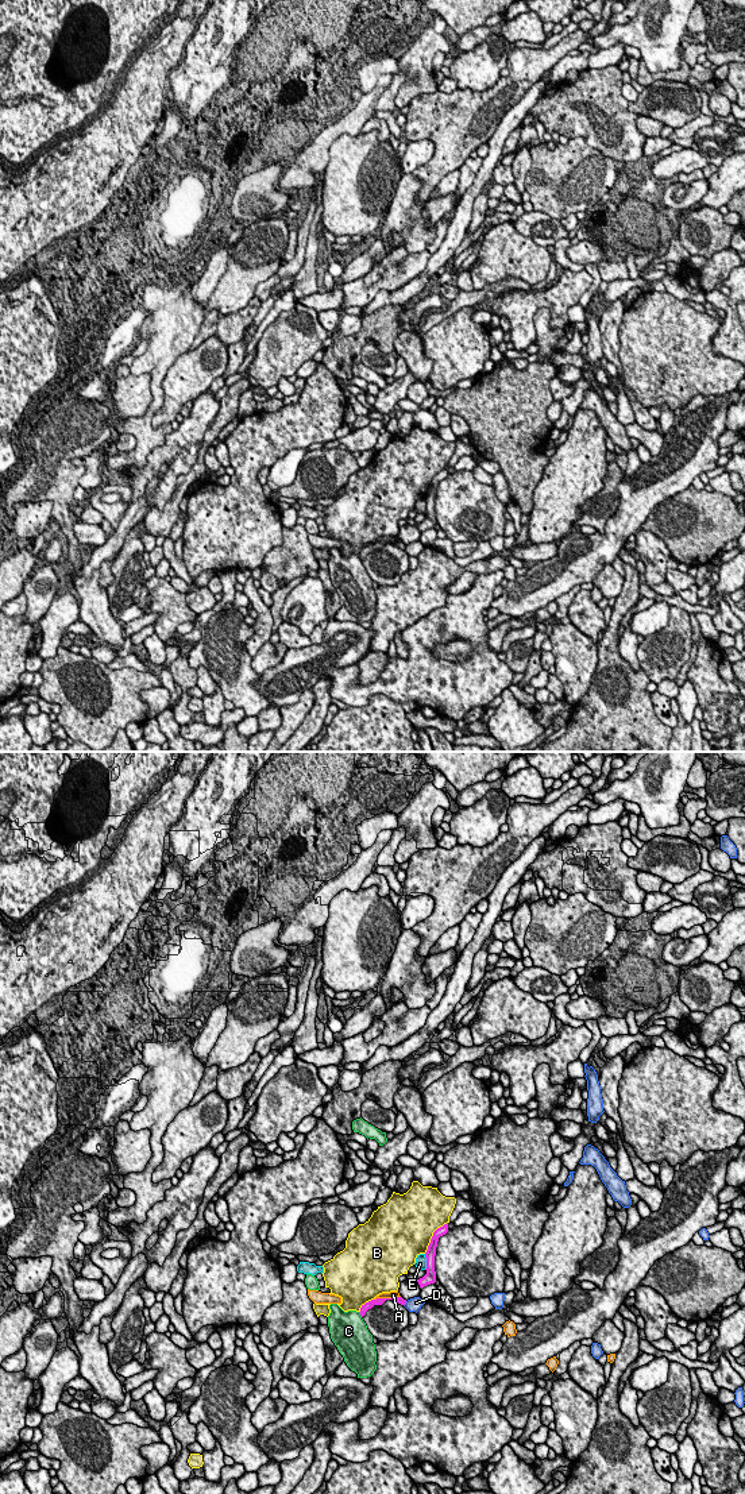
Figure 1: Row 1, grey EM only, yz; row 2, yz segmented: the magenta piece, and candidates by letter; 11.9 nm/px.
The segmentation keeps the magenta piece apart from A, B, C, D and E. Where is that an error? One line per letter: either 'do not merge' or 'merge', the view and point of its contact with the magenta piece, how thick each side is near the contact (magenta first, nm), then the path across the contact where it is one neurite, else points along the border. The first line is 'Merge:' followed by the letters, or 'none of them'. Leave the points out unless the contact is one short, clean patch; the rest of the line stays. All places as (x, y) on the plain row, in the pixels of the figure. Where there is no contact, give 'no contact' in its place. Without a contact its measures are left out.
Merge: none of them
A: do not merge; contact yz (386, 543); calibres 90 and 100 nm; border yz (400, 540), (377, 541), (374, 544)
B: do not merge; contact yz (432, 481); calibres 120 and 480 nm
C: do not merge; contact yz (361, 559); calibres 90 and 440 nm
D: do not merge; contact yz (405, 547); calibres 90 and 160 nm
E: do not merge; contact yz (427, 506); calibres 140 and 130 nm; border yz (424, 498), (425, 513)

